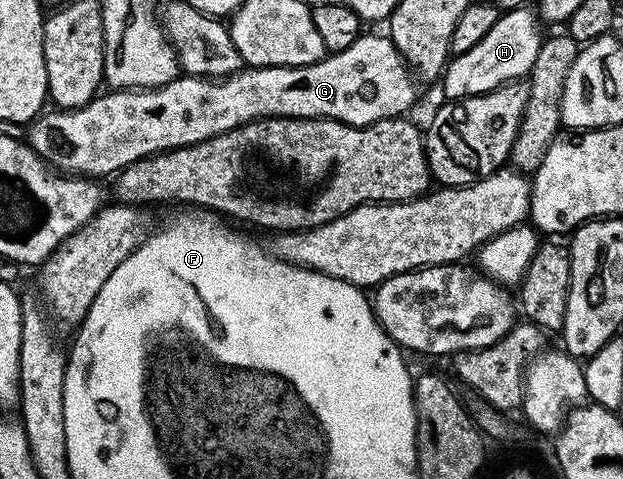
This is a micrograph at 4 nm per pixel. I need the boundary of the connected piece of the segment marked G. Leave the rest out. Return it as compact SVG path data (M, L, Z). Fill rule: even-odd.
M368 33L357 37L347 51L329 53L323 60L310 65L245 67L220 79L178 75L175 80L158 85L156 89L105 91L78 109L42 112L32 122L27 144L50 166L66 175L102 179L108 173L120 173L144 157L210 141L249 121L260 121L262 117L326 117L329 121L372 127L387 117L408 114L408 109L417 101L418 82L401 58L401 52L393 46L393 40L387 35L381 34L380 37L377 33Z

